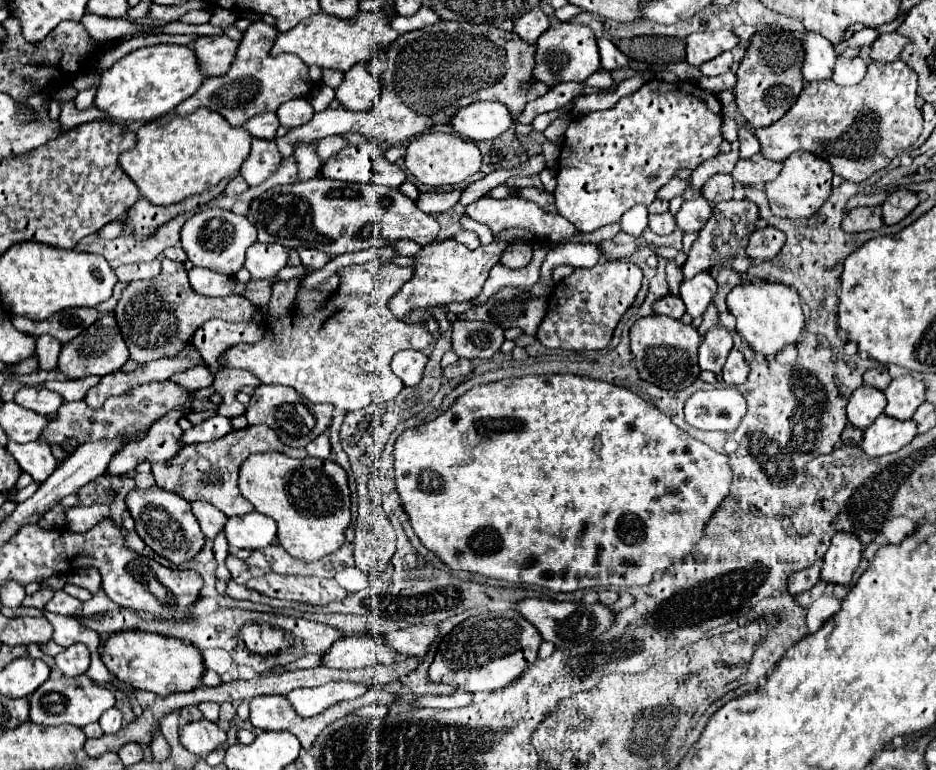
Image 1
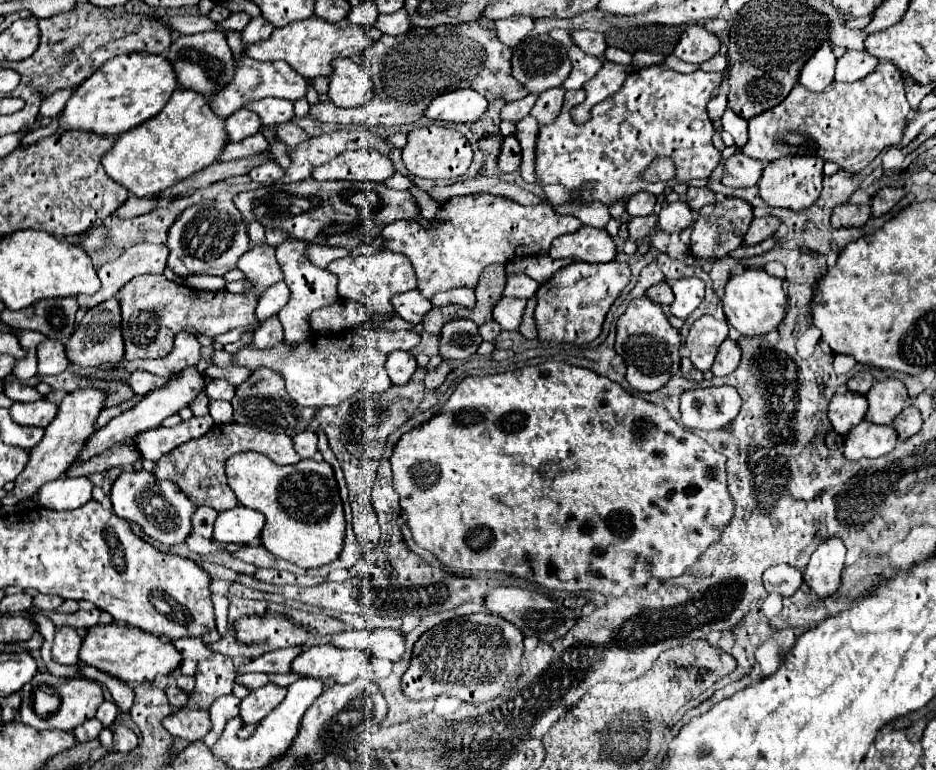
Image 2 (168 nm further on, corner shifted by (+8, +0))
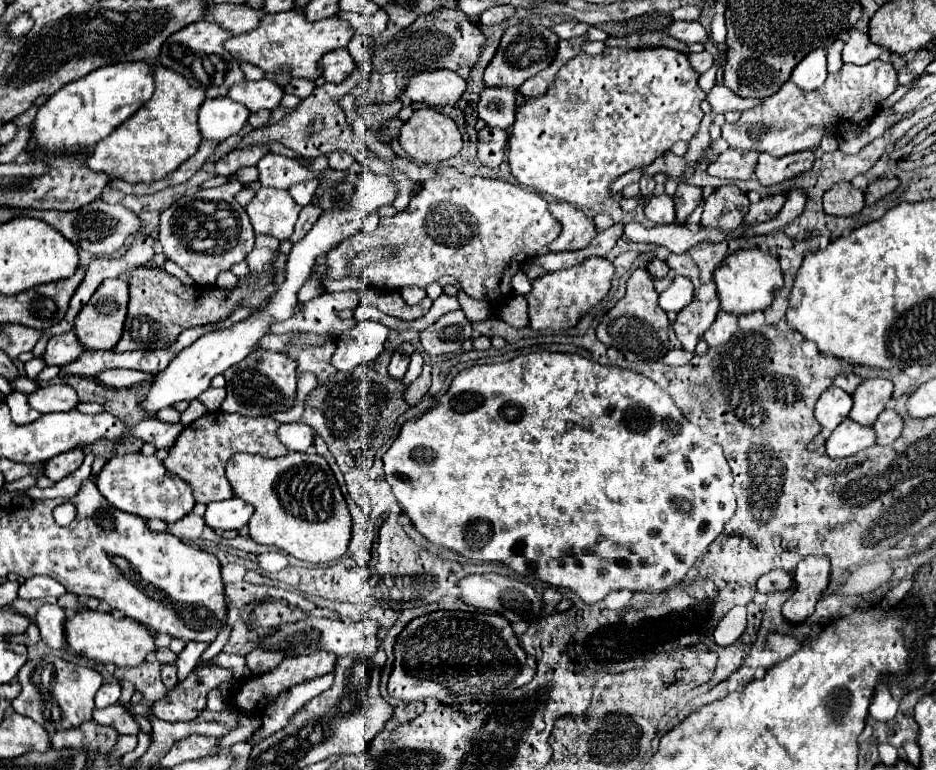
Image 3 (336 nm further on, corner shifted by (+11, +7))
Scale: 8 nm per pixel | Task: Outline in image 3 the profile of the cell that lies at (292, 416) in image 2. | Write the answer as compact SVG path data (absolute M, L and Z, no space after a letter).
M257 350L251 352L243 362L227 368L223 374L227 380L227 398L221 404L223 412L237 412L241 416L269 416L273 412L283 412L293 408L297 392L297 372L295 362L285 354Z

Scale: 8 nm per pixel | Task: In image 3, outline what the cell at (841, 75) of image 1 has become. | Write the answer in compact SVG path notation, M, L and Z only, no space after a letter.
M851 30L849 40L847 40L845 48L843 48L843 62L861 66L861 64L869 64L871 60L881 58L881 54L885 54L885 52L887 50L873 44L865 32Z

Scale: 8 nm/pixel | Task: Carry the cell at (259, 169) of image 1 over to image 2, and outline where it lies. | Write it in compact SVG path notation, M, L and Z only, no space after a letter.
M262 163L256 169L252 169L248 175L256 183L274 183L284 177L284 169L278 163Z

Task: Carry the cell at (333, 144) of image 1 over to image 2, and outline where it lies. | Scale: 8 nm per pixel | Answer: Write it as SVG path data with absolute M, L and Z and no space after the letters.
M278 123L278 125L270 127L270 129L274 129L276 137L278 137L280 141L284 141L288 147L296 147L298 143L302 143L302 141L308 139L308 133L302 131L302 129L300 129L298 125L294 125L294 123Z

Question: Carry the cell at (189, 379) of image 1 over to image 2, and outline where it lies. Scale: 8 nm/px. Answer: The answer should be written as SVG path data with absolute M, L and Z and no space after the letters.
M148 371L132 373L132 391L138 395L146 395L146 391L154 391L154 387L162 387L162 383L166 383L166 381Z

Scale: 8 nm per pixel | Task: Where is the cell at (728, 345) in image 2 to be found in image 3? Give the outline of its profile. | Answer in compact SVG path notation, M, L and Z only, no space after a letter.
M719 312L715 324L703 334L703 340L709 344L709 348L715 348L715 346L725 344L727 340L731 340L731 336L737 334L737 330L739 330L737 318L733 314Z

